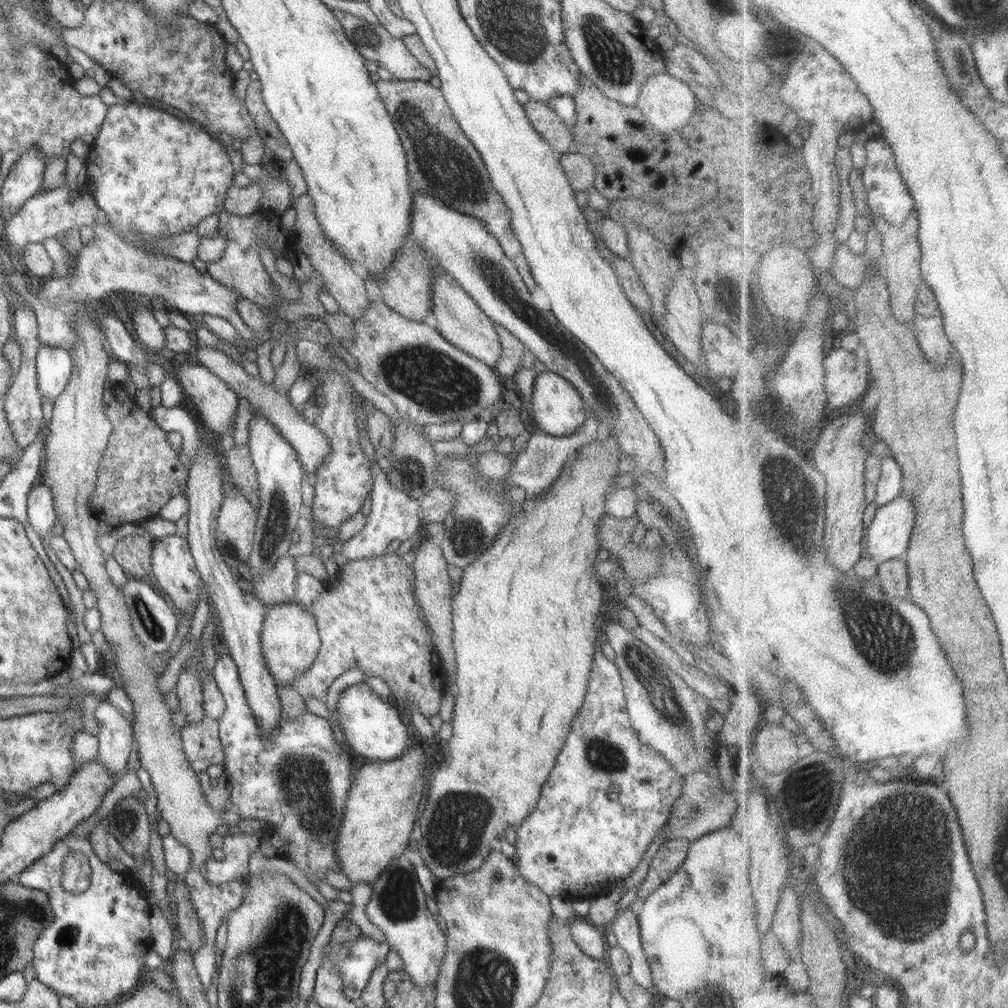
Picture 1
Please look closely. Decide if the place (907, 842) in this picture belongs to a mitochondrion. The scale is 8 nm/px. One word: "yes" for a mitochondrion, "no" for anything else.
yes

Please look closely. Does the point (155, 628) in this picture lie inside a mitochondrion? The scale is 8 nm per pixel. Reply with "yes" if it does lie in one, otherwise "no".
yes

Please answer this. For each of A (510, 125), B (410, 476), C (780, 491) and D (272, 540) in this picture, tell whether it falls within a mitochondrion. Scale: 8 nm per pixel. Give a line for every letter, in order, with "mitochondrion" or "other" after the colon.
A: other
B: mitochondrion
C: mitochondrion
D: mitochondrion

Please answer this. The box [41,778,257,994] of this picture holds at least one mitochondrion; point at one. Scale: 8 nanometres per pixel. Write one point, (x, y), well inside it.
(67, 937)

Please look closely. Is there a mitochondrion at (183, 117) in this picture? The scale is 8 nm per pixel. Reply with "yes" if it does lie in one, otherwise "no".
no

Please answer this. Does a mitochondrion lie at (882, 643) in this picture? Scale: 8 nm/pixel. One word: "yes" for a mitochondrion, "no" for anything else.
yes

